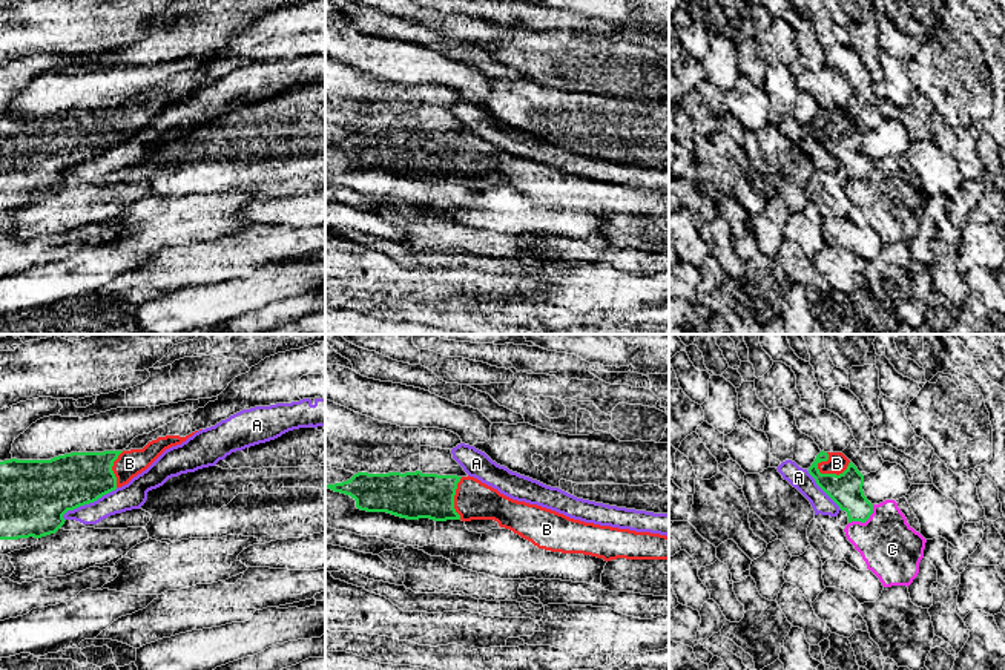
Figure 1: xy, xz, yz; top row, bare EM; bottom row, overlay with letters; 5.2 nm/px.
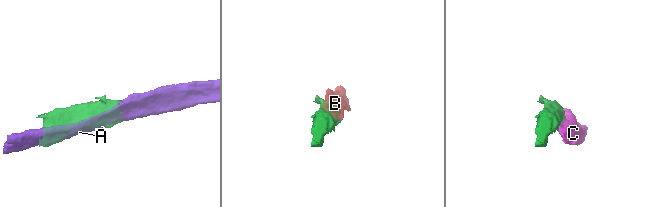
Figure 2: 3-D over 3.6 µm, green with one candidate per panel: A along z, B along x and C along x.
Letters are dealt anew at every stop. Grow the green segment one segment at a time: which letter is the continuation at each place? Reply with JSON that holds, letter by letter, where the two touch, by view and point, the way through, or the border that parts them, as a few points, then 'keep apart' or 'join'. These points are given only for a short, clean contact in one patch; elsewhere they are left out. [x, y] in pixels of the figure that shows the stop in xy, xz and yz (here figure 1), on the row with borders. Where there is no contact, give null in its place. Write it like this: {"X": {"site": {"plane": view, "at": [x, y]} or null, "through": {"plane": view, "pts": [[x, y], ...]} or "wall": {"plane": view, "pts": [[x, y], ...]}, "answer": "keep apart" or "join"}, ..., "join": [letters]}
{"A": {"site": {"plane": "xy", "at": [89, 502]}, "answer": "keep apart"}, "B": {"site": {"plane": "yz", "at": [833, 474]}, "through": {"plane": "yz", "pts": [[846, 489], [833, 474], [836, 463]]}, "answer": "join"}, "C": {"site": {"plane": "yz", "at": [864, 522]}, "answer": "keep apart"}, "join": ["B"]}

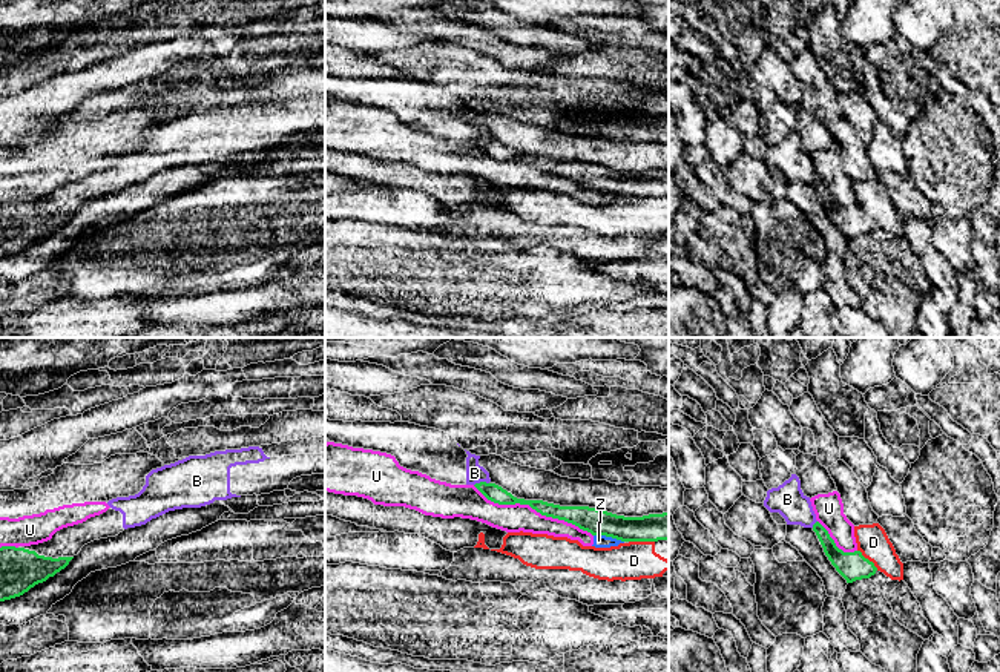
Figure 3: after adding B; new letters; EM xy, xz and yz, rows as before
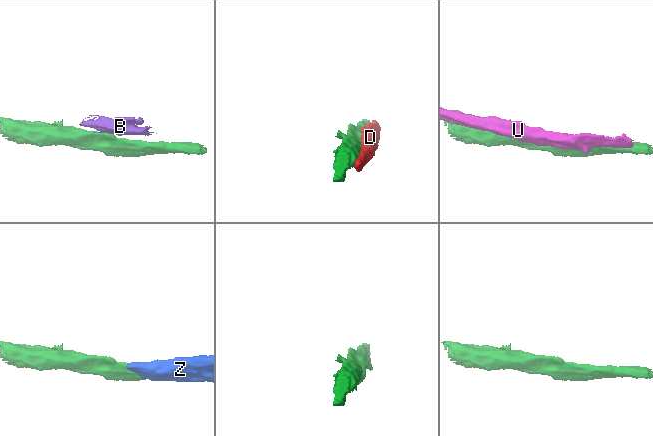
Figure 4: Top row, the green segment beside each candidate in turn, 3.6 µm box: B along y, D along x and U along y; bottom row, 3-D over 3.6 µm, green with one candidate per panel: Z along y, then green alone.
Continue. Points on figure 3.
{"B": {"site": {"plane": "xz", "at": [480, 482]}, "wall": {"plane": "xz", "pts": [[488, 482], [477, 482], [474, 485]]}, "answer": "keep apart"}, "D": {"site": {"plane": "xz", "at": [641, 540]}, "answer": "keep apart"}, "U": {"site": {"plane": "xz", "at": [532, 508]}, "answer": "keep apart"}, "Z": {"site": {"plane": "xz", "at": [609, 536]}, "answer": "keep apart"}, "join": []}

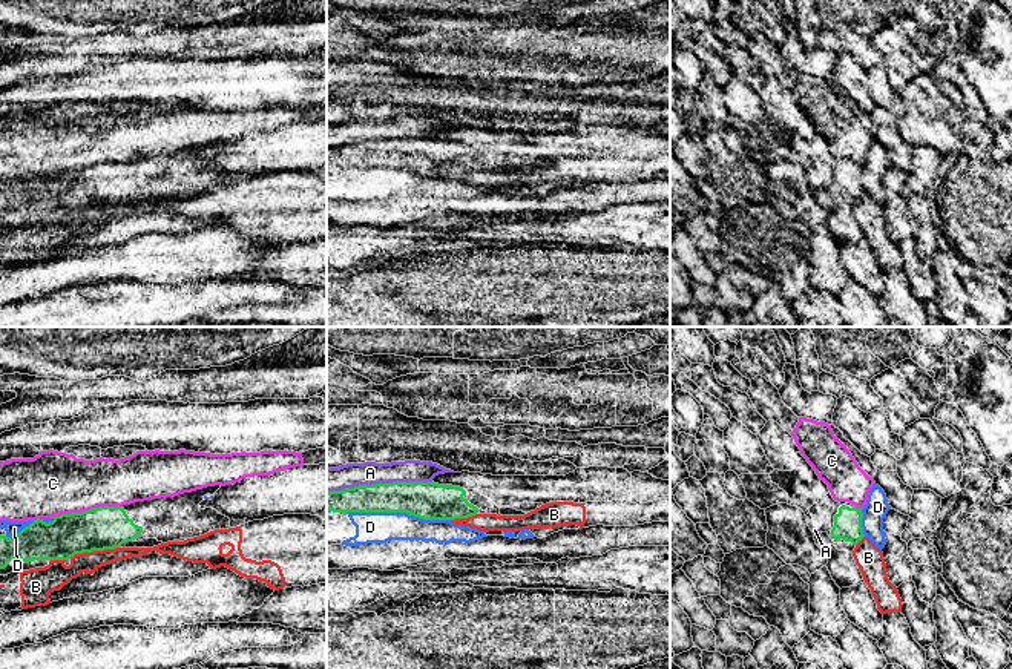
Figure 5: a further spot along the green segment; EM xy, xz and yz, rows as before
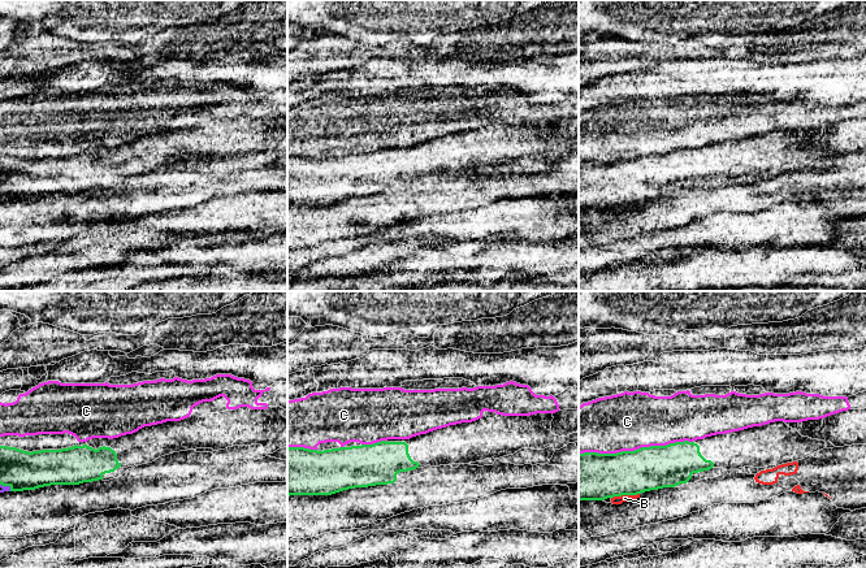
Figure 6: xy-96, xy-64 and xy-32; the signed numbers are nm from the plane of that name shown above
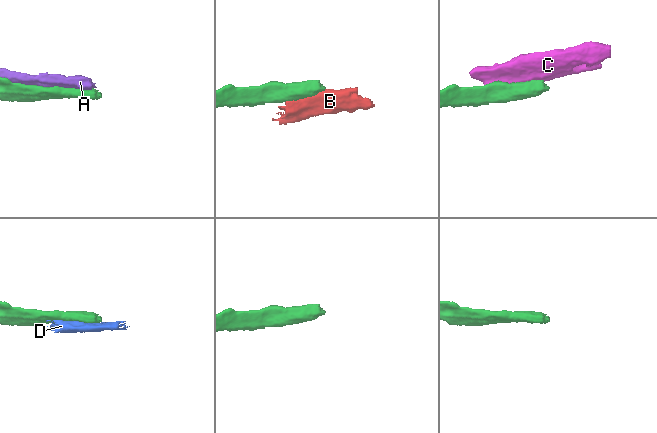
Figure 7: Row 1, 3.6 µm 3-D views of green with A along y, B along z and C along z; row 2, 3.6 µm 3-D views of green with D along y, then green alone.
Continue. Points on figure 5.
{"A": {"site": {"plane": "xz", "at": [379, 484]}, "answer": "keep apart"}, "B": {"site": {"plane": "xy", "at": [94, 550]}, "answer": "keep apart"}, "C": {"site": {"plane": "xy", "at": [86, 511]}, "answer": "keep apart"}, "D": {"site": {"plane": "xz", "at": [397, 511]}, "answer": "keep apart"}, "join": []}

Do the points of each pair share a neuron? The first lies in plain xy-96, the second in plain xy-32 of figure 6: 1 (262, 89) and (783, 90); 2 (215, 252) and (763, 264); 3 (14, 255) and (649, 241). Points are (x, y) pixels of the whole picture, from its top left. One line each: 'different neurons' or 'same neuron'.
1: same neuron
2: same neuron
3: same neuron

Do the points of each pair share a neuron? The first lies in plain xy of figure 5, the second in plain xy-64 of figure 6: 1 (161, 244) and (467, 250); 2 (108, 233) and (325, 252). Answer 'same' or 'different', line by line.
1: different
2: different

